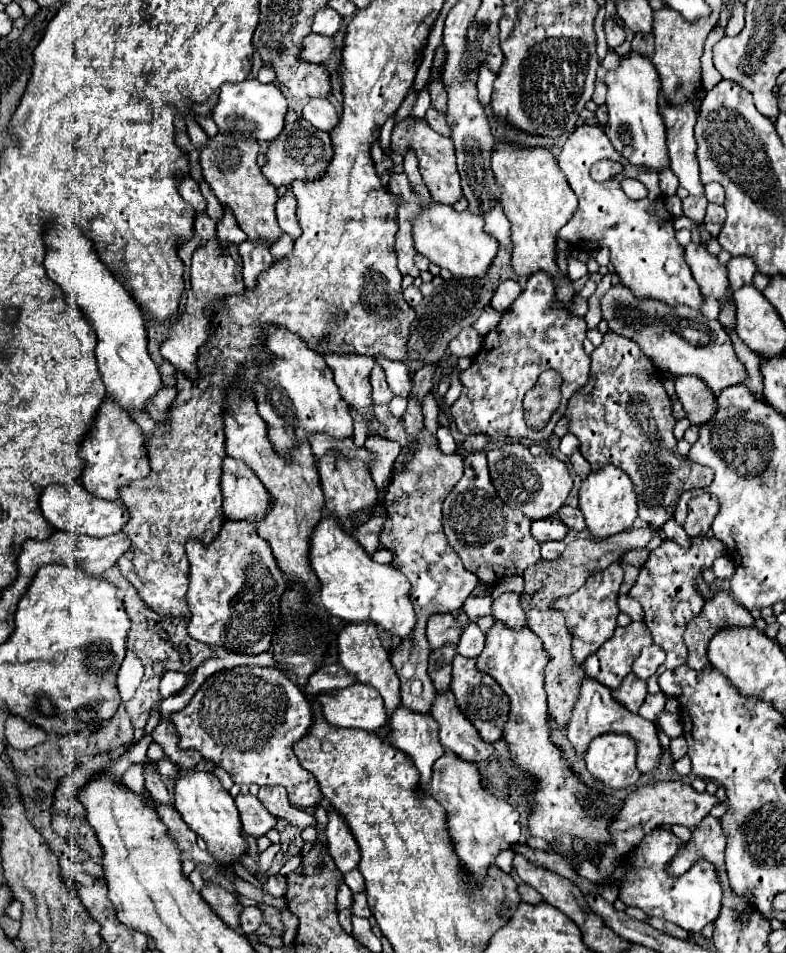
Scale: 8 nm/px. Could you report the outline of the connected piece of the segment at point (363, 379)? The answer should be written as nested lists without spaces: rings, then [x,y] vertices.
[[[324,355],[328,367],[334,371],[334,381],[340,389],[342,399],[350,405],[356,407],[360,417],[364,419],[368,433],[378,435],[382,439],[386,433],[386,425],[380,423],[376,417],[368,415],[366,409],[372,405],[370,397],[370,371],[374,367],[372,357],[356,357],[356,355]]]

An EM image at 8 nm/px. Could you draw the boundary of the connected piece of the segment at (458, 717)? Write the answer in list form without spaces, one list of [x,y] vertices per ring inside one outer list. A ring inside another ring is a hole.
[[[452,691],[436,695],[430,715],[440,725],[440,743],[448,751],[456,753],[460,759],[480,763],[494,753],[492,745],[486,743],[476,733],[476,727],[460,713],[456,699],[452,697]]]

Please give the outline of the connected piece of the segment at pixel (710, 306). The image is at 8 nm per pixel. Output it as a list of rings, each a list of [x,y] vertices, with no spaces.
[[[704,297],[704,307],[700,309],[706,319],[718,319],[720,315],[720,303],[712,301],[712,297]]]

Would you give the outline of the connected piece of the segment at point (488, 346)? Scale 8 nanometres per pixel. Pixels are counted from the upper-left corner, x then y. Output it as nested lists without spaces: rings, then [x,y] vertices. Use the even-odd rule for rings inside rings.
[[[544,271],[534,273],[528,279],[522,295],[512,303],[510,315],[504,317],[498,327],[484,337],[482,349],[476,353],[472,367],[462,371],[460,381],[464,389],[460,399],[450,407],[450,413],[464,435],[488,433],[494,437],[494,441],[502,441],[506,437],[544,441],[552,435],[556,421],[564,415],[572,393],[588,381],[590,357],[582,349],[582,341],[586,337],[586,319],[570,315],[560,307],[552,307],[552,295],[552,277]],[[546,369],[556,369],[564,377],[564,383],[560,386],[562,397],[548,425],[542,431],[534,431],[524,421],[522,401],[524,395],[536,385],[538,375]]]

